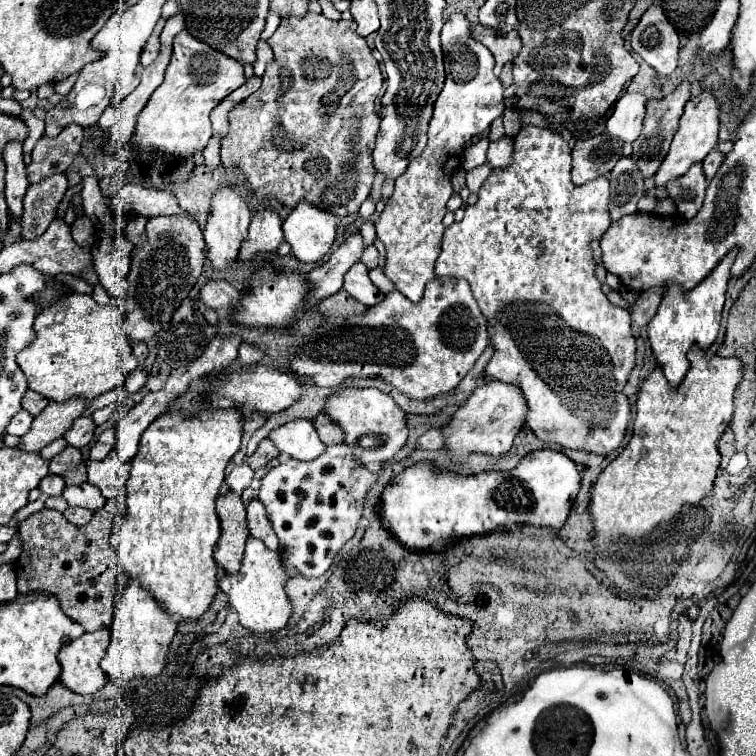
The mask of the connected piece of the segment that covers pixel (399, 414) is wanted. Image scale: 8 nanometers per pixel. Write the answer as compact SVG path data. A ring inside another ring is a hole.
M342 389L330 397L324 413L344 429L346 445L352 447L364 465L390 461L398 449L404 447L408 437L406 413L394 403L392 397L378 389Z

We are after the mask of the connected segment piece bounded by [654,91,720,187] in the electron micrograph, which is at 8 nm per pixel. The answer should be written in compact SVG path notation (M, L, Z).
M702 91L698 97L690 99L680 117L680 129L674 135L670 151L668 151L666 159L662 161L660 169L656 171L654 183L658 187L666 187L670 181L682 177L694 163L700 163L706 157L706 153L710 153L718 143L718 125L720 125L718 105L716 105L716 99L710 95L710 91Z

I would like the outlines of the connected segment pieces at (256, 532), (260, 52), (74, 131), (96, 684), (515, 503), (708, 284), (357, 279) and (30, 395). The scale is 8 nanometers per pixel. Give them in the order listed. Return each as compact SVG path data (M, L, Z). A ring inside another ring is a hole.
M254 497L248 505L248 529L250 529L250 535L256 539L262 539L268 545L268 549L278 547L278 537L272 529L266 507L260 503L258 497Z
M260 41L258 49L256 49L256 55L258 55L258 59L256 59L256 65L254 65L254 75L262 77L264 71L266 71L266 65L274 59L274 53L272 53L272 49L270 49L268 43Z
M68 125L68 129L62 129L54 139L42 137L42 143L38 139L32 151L32 163L28 165L30 183L40 183L50 175L64 173L78 155L82 141L84 131L80 125Z
M108 629L84 633L58 653L62 665L60 683L78 695L94 695L106 681L100 669L100 659L106 655Z
M540 449L528 453L512 471L500 473L480 473L480 475L454 475L454 473L442 473L434 475L430 471L424 471L430 463L416 463L408 467L404 473L398 475L396 483L386 485L382 493L382 519L388 521L390 533L410 551L428 551L436 543L450 543L454 539L464 539L472 535L488 535L496 527L508 527L518 523L530 523L530 525L546 525L560 529L570 513L570 507L580 491L580 471L572 459L568 459L562 451L552 449Z
M730 251L712 269L712 273L694 289L682 291L680 287L670 287L668 293L662 297L660 309L648 323L648 339L650 339L654 359L656 359L658 367L664 369L664 375L666 375L668 383L672 385L672 389L676 389L682 383L682 379L690 367L690 363L686 359L688 349L692 345L698 345L700 349L708 349L716 341L718 327L720 327L720 313L724 307L724 293L728 287L730 267L734 263L736 253L738 251Z
M356 263L348 269L348 273L344 275L344 289L358 299L364 305L376 305L378 301L382 301L382 293L376 289L376 285L370 281L368 277L368 269L364 263Z
M26 391L24 399L22 399L22 409L26 409L30 415L38 415L46 405L48 405L48 399L44 399L42 395L38 395L34 391Z

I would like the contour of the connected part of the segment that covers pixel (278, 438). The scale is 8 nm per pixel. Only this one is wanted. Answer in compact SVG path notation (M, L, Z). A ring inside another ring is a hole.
M296 419L290 425L282 425L270 433L270 439L284 455L300 461L312 461L326 449L316 433L316 427L306 419Z

